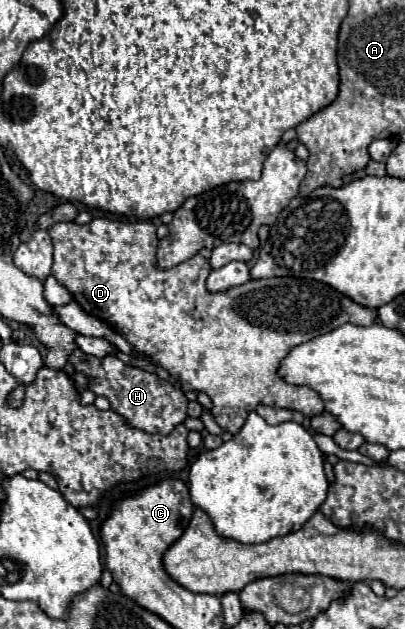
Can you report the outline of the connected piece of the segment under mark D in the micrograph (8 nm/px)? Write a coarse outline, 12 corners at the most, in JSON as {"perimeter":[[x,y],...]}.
{"perimeter":[[153,222],[49,228],[53,276],[237,434],[323,412],[291,348],[375,310],[303,278],[205,288]]}

